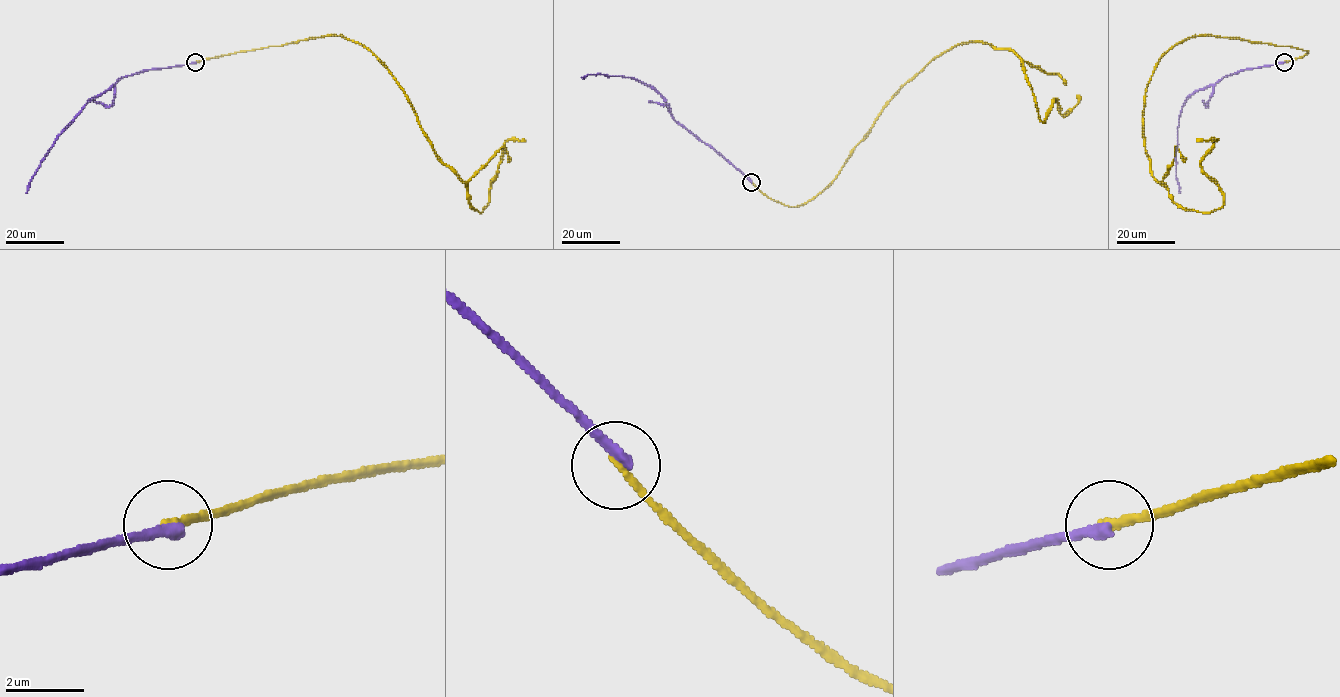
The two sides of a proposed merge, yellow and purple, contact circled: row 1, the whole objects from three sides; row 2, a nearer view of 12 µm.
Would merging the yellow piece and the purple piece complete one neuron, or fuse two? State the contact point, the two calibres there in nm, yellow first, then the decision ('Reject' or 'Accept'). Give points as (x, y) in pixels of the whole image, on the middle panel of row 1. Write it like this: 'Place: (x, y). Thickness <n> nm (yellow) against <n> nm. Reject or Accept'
Place: (751, 182). Thickness 200 nm (yellow) against 280 nm. Reject

